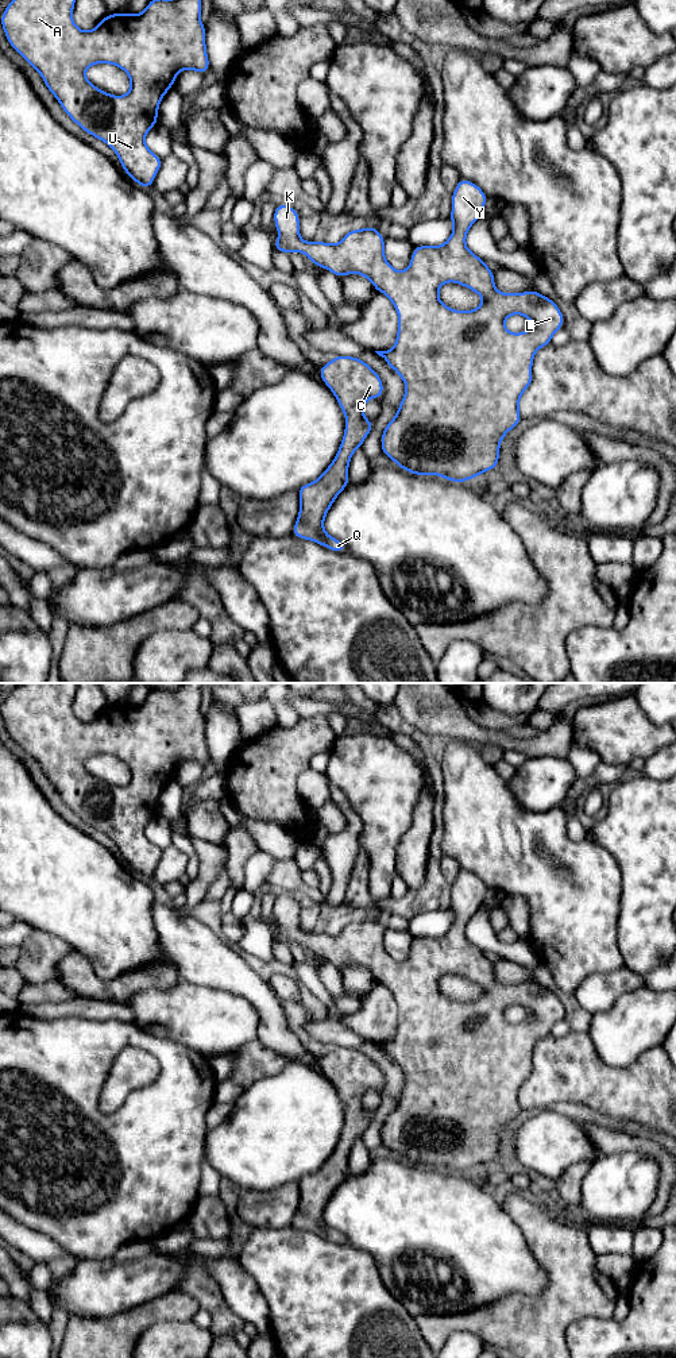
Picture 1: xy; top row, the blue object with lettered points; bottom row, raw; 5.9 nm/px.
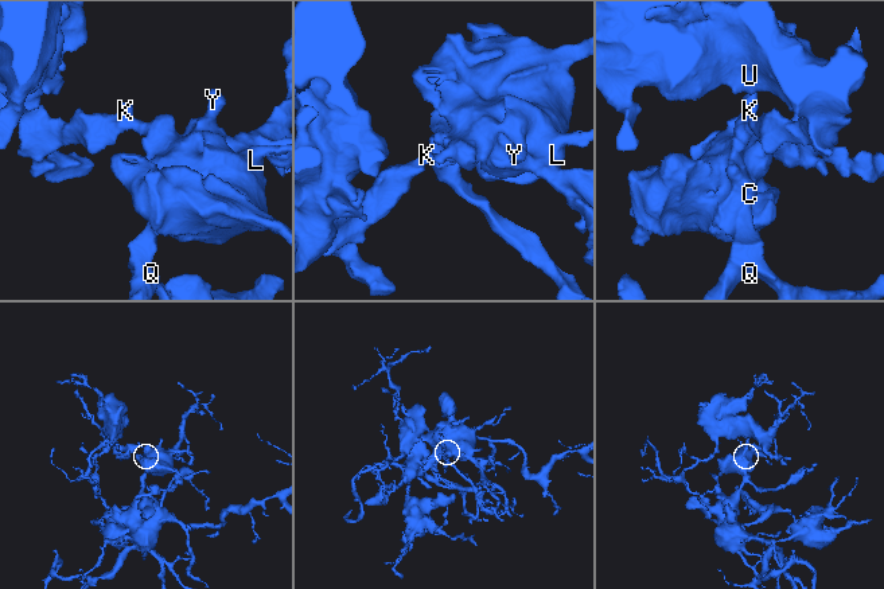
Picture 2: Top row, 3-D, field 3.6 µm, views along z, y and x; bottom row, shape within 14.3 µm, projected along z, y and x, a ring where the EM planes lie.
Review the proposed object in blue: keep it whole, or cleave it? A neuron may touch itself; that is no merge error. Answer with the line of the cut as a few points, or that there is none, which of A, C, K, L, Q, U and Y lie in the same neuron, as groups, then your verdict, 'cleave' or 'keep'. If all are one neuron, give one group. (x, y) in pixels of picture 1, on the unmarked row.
cut none; groups A C K L Q U Y; keep

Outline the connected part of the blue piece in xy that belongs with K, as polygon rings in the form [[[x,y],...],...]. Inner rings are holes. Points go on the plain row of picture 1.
[[[461,869],[452,886],[452,903],[449,911],[453,923],[441,937],[416,937],[410,956],[406,961],[393,960],[385,950],[385,927],[372,917],[351,921],[336,935],[310,931],[305,934],[300,927],[298,903],[286,895],[274,899],[274,915],[279,930],[273,934],[274,942],[291,945],[300,942],[312,950],[314,958],[325,958],[340,971],[351,964],[366,968],[375,981],[386,985],[398,1004],[398,1023],[395,1037],[389,1042],[375,1042],[386,1054],[398,1064],[409,1080],[381,1127],[382,1145],[398,1156],[399,1160],[416,1165],[437,1166],[451,1173],[463,1174],[478,1169],[498,1158],[499,1137],[503,1127],[521,1112],[518,1093],[533,1072],[532,1056],[538,1039],[551,1035],[555,1023],[563,1019],[563,1003],[537,981],[524,984],[499,984],[495,980],[494,962],[483,950],[471,944],[466,937],[466,927],[472,915],[480,908],[487,887],[474,873]],[[445,973],[456,973],[483,988],[483,995],[472,1002],[455,1002],[445,998],[439,989],[439,980]],[[510,1006],[522,1006],[533,1012],[533,1018],[521,1025],[510,1025],[505,1012]],[[421,1084],[426,1084],[426,1106],[421,1107]]]

